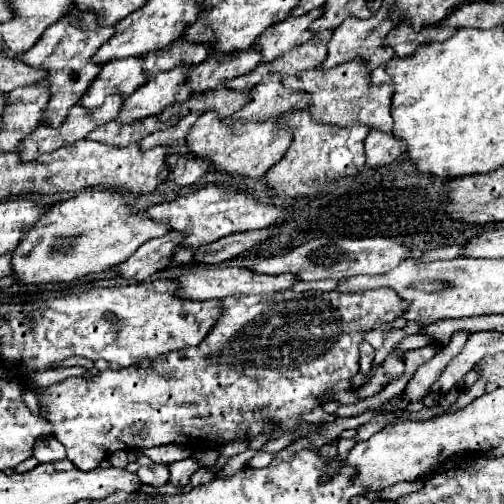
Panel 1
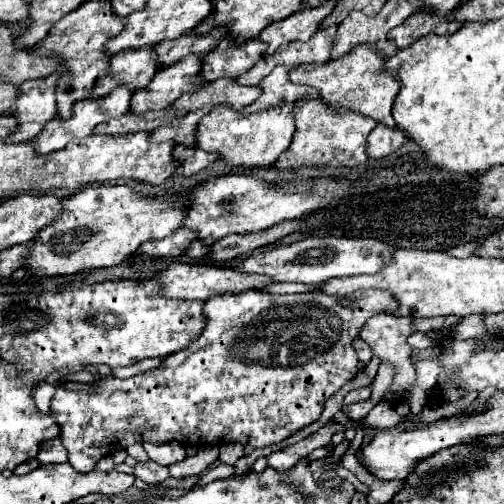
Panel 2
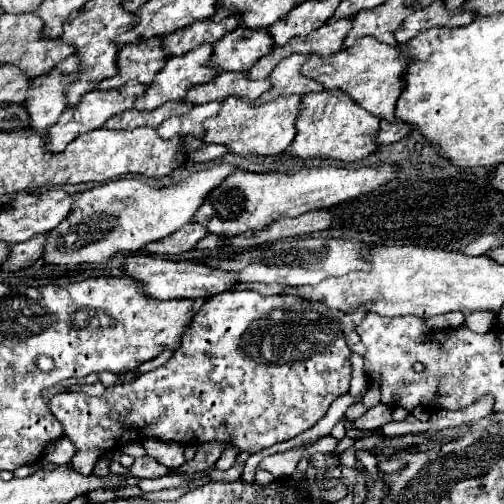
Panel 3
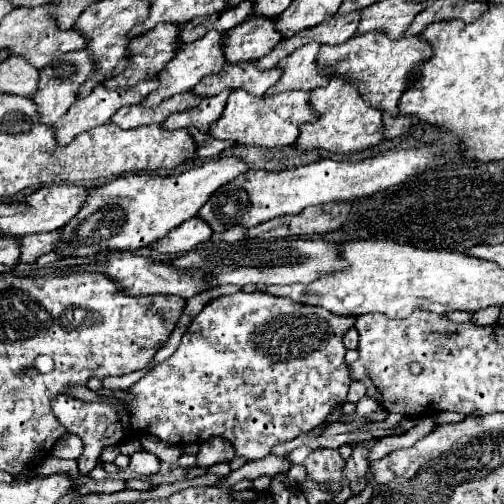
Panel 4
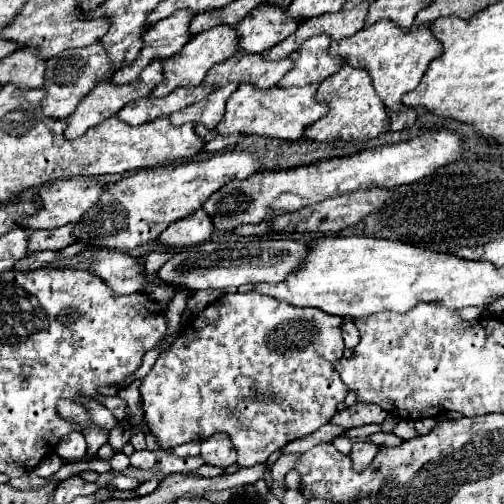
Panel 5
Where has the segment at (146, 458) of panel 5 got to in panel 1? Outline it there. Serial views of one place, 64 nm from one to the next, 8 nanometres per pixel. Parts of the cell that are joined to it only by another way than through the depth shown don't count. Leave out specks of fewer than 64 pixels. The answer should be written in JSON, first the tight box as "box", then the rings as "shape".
{"box":[136,464,170,486],"shape":[[[164,464],[140,466],[136,474],[138,474],[140,482],[144,482],[144,484],[150,484],[150,486],[162,486],[162,484],[166,484],[166,482],[168,482],[168,476],[170,476],[170,472],[168,472],[168,466],[164,466]]]}

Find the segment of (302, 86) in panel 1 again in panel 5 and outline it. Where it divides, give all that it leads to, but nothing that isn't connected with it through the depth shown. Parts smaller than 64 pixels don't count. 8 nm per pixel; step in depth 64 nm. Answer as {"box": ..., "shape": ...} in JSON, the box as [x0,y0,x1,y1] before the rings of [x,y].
{"box":[332,20,442,108],"shape":[[[380,20],[368,28],[362,28],[346,40],[332,42],[332,54],[344,56],[350,66],[366,68],[376,92],[382,96],[386,108],[402,108],[402,96],[418,86],[428,64],[442,54],[442,44],[430,32],[430,26],[422,24],[418,28],[404,30],[392,20]]]}

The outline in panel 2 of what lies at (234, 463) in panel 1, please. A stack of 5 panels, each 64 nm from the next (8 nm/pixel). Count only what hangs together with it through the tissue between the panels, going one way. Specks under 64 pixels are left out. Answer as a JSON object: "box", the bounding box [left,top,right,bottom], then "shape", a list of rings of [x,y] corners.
{"box":[196,464,235,487],"shape":[[[220,464],[217,467],[211,469],[208,473],[201,476],[199,482],[196,484],[196,487],[204,486],[209,482],[212,482],[216,479],[225,479],[231,477],[235,472],[235,467],[228,466],[225,464]]]}

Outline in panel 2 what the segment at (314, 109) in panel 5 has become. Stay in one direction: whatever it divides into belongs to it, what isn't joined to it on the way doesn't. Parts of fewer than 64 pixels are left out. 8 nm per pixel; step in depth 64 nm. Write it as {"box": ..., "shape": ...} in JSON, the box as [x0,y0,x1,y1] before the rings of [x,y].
{"box":[198,102,294,168],"shape":[[[284,102],[276,108],[264,112],[242,114],[232,106],[216,106],[198,124],[198,146],[208,152],[220,152],[230,164],[240,164],[248,168],[270,166],[278,156],[290,146],[294,136],[294,102]]]}

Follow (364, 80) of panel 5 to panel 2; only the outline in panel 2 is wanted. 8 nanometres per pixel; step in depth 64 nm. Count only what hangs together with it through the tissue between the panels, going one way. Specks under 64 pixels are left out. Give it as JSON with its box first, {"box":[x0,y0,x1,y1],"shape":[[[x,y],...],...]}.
{"box":[276,98,376,168],"shape":[[[324,98],[312,100],[296,100],[296,132],[292,144],[286,152],[280,154],[276,166],[278,168],[300,168],[300,166],[322,166],[330,164],[334,168],[354,168],[366,162],[366,138],[376,128],[376,120],[362,116],[360,112],[352,112],[346,108],[334,108],[324,102]]]}

